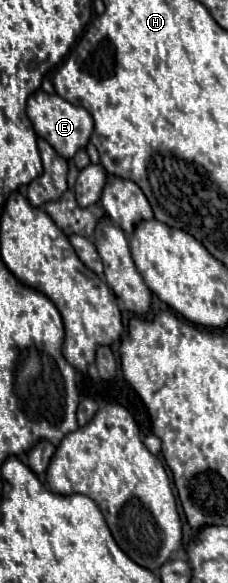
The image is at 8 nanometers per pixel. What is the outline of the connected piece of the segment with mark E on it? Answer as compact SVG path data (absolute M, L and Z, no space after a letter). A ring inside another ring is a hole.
M38 89L36 93L32 93L28 97L26 115L32 121L36 135L46 139L58 151L58 155L62 155L64 159L72 159L74 153L80 147L84 147L92 135L92 117L84 107L76 107L76 105L68 103L66 99L62 99L58 95L50 95L42 89Z

